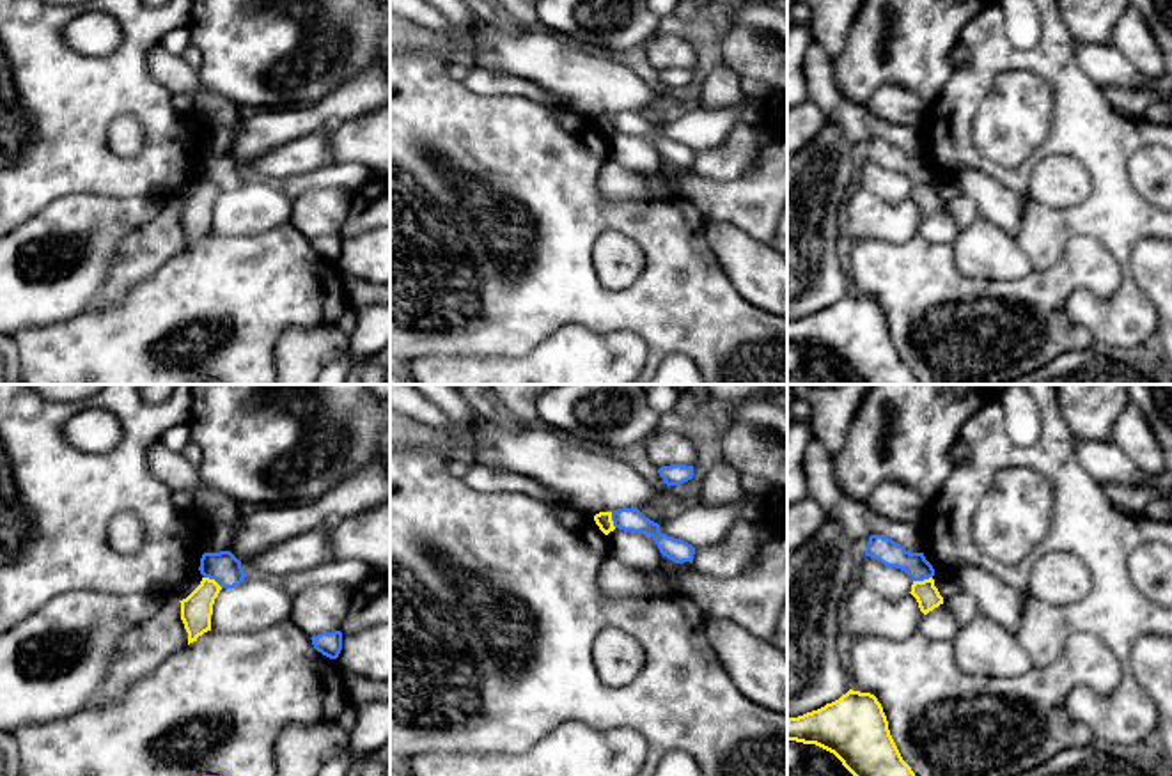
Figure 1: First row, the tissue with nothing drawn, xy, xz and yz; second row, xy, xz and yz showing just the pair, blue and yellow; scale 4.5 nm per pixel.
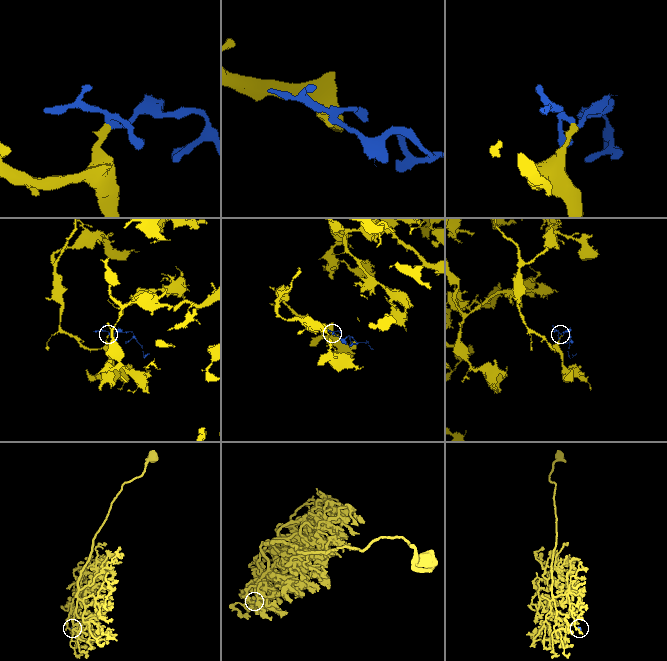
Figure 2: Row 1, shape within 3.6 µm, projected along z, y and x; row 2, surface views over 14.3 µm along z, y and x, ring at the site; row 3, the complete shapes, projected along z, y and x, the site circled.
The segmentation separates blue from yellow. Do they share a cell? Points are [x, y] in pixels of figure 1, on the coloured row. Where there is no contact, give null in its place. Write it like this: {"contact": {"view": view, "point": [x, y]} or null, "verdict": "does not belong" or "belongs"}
{"contact": {"view": "xz", "point": [612, 519]}, "verdict": "does not belong"}

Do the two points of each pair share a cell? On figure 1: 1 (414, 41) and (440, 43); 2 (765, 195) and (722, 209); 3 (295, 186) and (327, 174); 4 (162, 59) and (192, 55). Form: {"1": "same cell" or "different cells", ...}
{"1": "same cell", "2": "same cell", "3": "same cell", "4": "different cells"}

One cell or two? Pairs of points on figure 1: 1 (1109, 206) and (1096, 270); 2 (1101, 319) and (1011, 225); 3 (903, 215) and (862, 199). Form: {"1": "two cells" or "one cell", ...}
{"1": "two cells", "2": "two cells", "3": "one cell"}

